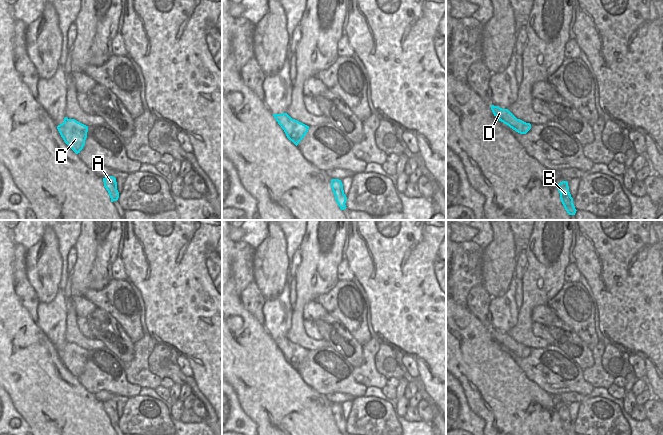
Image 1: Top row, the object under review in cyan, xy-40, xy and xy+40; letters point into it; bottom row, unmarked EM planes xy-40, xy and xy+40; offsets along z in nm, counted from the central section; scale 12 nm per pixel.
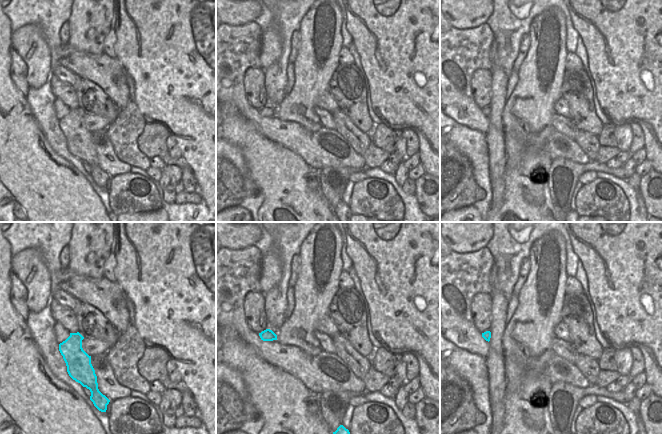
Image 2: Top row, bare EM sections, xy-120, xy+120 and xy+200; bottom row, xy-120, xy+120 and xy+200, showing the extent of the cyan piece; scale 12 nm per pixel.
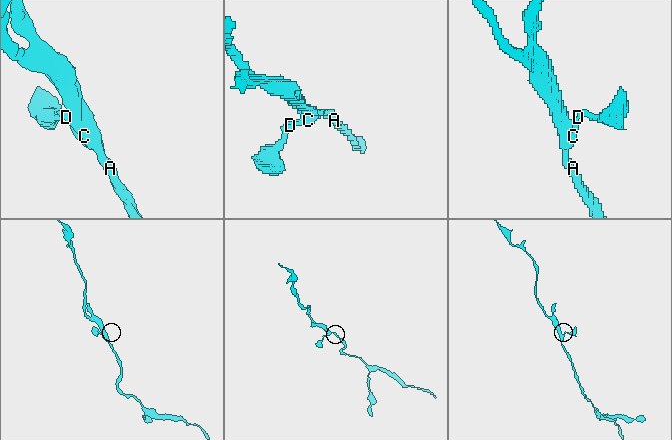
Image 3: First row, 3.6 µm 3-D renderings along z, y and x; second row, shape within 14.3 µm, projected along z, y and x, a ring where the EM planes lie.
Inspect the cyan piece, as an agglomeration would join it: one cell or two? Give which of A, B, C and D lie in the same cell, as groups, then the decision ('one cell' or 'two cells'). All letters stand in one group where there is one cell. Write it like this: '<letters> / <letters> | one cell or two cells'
A B C D | one cell

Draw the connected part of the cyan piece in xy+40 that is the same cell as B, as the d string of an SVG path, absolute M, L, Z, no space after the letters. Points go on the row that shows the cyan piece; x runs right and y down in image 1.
M562 181L557 185L557 189L560 193L561 202L569 215L575 215L576 209L573 204L573 198L569 192L569 186L567 181Z

